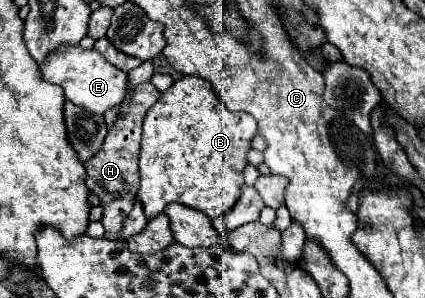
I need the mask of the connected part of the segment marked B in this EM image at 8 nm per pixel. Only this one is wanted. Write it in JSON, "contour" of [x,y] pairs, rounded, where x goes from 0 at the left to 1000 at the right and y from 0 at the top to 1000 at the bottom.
{"contour":[[[428,255],[376,336],[348,369],[334,416],[334,483],[329,483],[329,638],[339,711],[348,732],[381,718],[386,691],[400,678],[424,678],[456,705],[480,711],[494,732],[522,732],[565,664],[565,631],[574,617],[569,570],[584,550],[579,510],[602,456],[602,403],[584,376],[541,376],[522,336],[499,302],[489,268],[471,255]]]}

